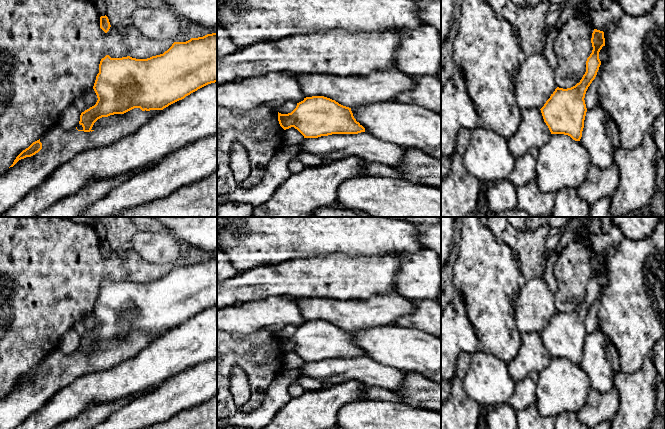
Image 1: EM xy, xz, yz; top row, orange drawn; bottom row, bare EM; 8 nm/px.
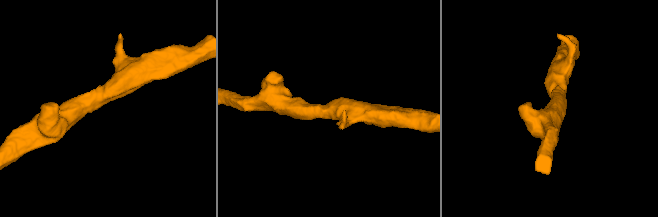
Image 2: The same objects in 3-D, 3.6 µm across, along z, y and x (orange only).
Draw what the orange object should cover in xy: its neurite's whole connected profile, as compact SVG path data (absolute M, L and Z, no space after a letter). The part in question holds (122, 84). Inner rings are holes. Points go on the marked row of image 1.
M217 33L174 42L163 54L147 59L130 56L111 58L106 55L99 64L99 73L93 89L97 95L94 106L80 115L79 124L84 132L92 132L94 123L114 114L124 114L134 108L142 111L163 110L184 99L198 89L217 82Z

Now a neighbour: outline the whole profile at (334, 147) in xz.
M368 132L358 134L332 134L318 138L304 138L296 145L297 152L288 163L290 174L298 174L304 168L298 154L301 152L338 161L345 157L358 157L365 162L380 163L391 167L401 164L405 148L381 141Z

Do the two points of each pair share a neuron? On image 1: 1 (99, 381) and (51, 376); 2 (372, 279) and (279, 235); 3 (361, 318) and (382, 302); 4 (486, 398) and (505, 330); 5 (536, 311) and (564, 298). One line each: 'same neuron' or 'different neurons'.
1: different neurons
2: different neurons
3: same neuron
4: different neurons
5: different neurons

